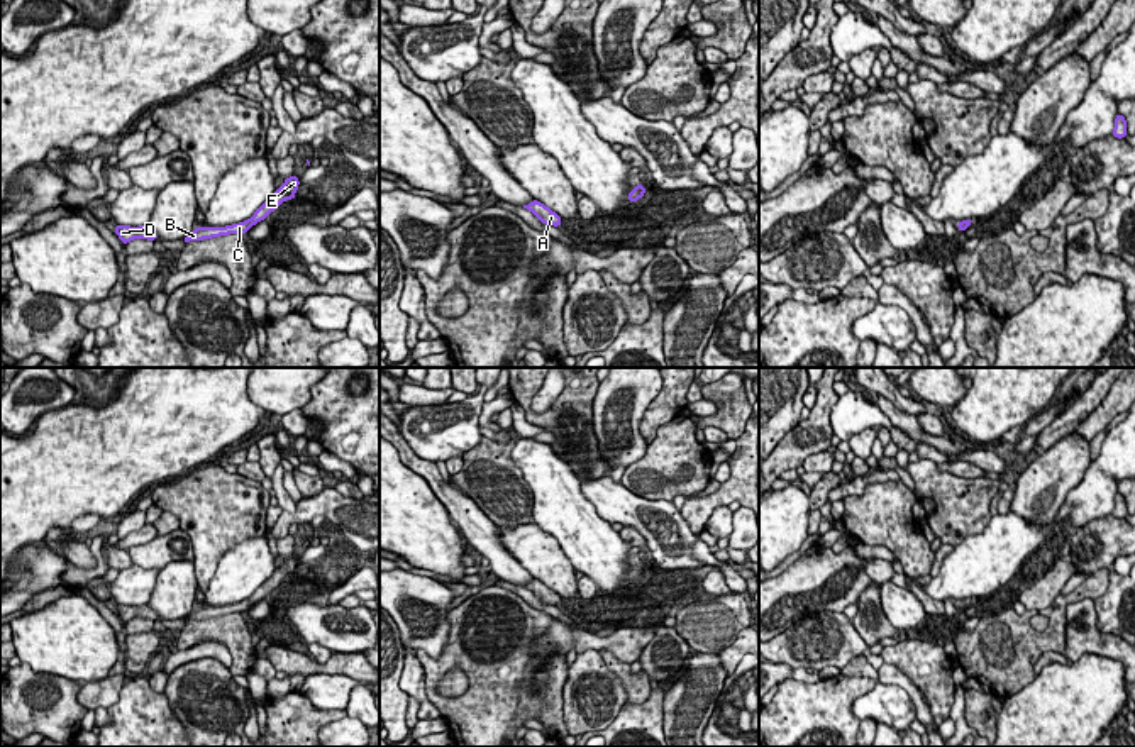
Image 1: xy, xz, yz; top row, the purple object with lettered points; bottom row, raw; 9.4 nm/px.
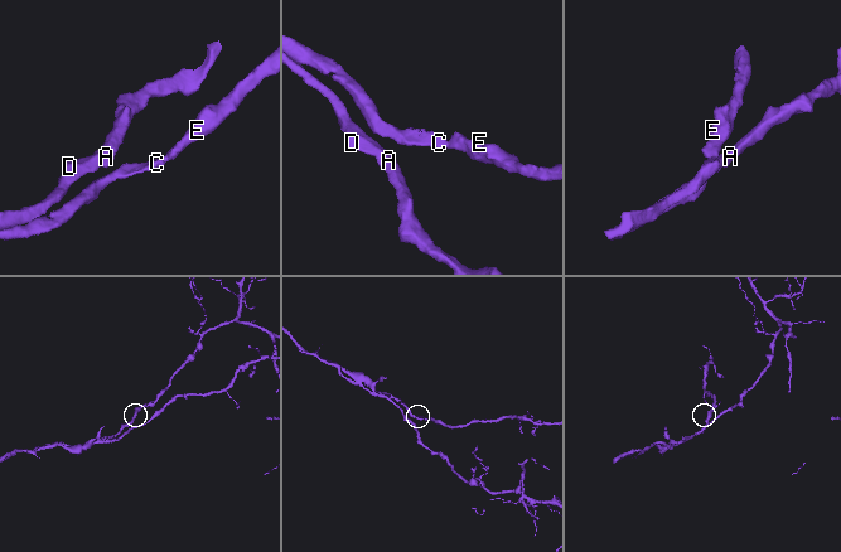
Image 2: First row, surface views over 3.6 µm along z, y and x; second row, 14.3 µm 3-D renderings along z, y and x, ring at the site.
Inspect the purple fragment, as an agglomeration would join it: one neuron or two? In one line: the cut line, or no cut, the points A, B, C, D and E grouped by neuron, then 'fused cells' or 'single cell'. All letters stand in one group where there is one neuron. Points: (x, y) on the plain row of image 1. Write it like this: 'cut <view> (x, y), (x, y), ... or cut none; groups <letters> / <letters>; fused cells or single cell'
cut none; groups A B C D E; single cell

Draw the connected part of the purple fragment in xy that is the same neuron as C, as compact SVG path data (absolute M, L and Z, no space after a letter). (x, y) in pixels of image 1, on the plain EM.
M298 556L286 557L285 562L273 573L269 579L266 579L256 593L244 601L227 605L227 606L195 606L195 610L183 617L183 622L202 620L227 613L246 613L254 603L264 600L273 589L276 589L285 579L295 579L295 571L300 566Z

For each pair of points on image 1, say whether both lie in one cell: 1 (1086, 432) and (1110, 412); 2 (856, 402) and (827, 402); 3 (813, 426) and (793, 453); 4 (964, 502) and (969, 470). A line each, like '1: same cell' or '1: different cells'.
1: same cell
2: different cells
3: same cell
4: different cells

